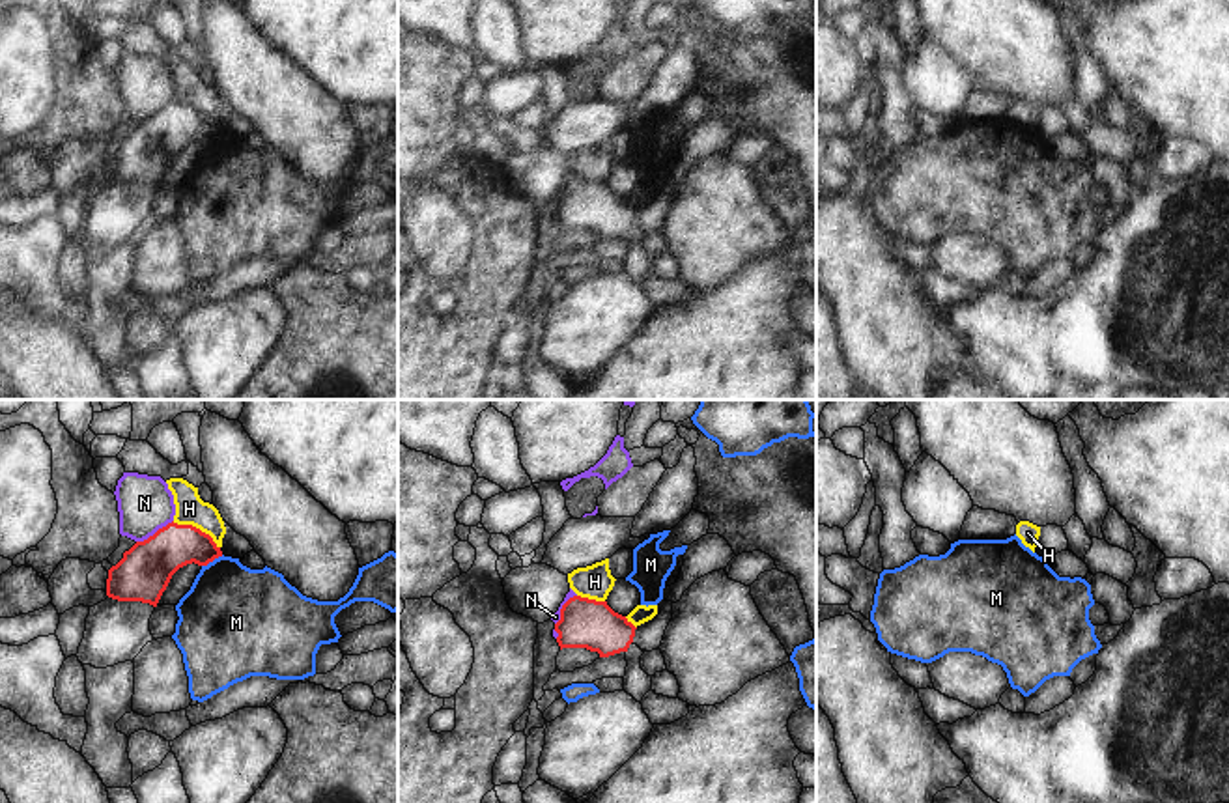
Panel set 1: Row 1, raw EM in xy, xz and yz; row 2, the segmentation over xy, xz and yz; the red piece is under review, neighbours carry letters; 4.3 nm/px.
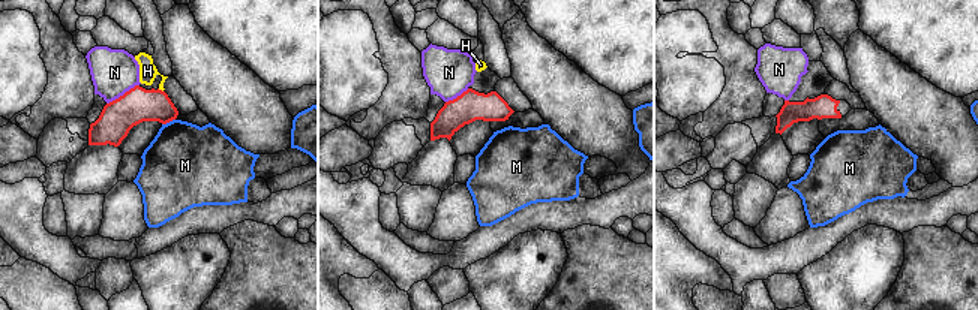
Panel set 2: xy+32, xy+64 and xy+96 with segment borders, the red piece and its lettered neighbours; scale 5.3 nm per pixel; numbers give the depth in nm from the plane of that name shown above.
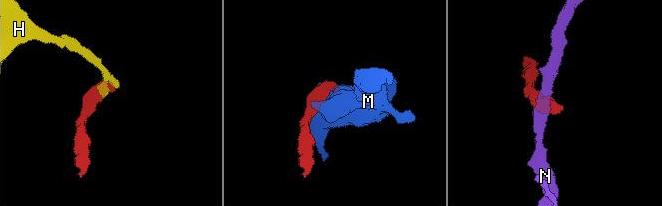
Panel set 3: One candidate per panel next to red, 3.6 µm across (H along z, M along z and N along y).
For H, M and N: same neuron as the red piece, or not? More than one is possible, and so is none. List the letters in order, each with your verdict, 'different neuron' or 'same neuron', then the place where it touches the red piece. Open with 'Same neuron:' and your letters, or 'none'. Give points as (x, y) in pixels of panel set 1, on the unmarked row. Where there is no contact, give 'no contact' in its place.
Same neuron: none
H: different neuron; contact xy (195, 109)
M: different neuron; contact xy (211, 142)
N: different neuron; contact xy (155, 114)

